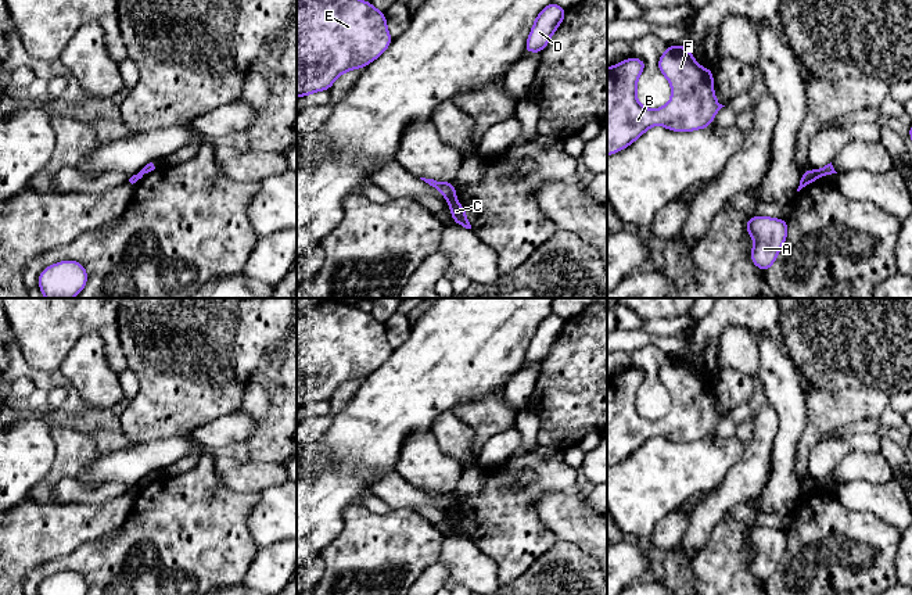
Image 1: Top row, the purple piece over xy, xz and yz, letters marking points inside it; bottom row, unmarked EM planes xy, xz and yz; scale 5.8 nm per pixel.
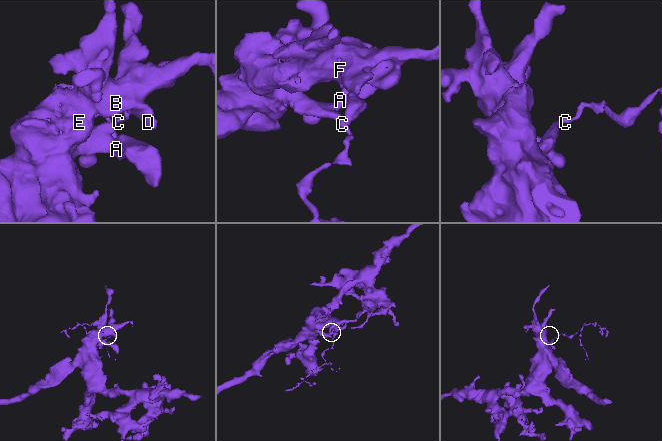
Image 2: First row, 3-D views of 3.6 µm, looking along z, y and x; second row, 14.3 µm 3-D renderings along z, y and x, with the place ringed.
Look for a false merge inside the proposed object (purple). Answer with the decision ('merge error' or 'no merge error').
merge error

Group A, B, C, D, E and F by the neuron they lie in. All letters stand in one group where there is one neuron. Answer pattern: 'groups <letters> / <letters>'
groups A B D E F / C

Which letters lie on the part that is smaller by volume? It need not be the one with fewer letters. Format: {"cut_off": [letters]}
{"cut_off": ["C"]}

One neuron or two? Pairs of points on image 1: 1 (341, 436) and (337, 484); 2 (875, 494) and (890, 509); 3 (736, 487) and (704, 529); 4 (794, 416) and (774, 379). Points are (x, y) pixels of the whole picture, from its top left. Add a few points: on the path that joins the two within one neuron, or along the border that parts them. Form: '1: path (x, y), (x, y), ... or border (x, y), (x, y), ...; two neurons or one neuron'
1: path (345, 448), (345, 472); one neuron
2: path (879, 498), (886, 505); one neuron
3: path (726, 497), (704, 519); one neuron
4: path (792, 407), (782, 389); one neuron

